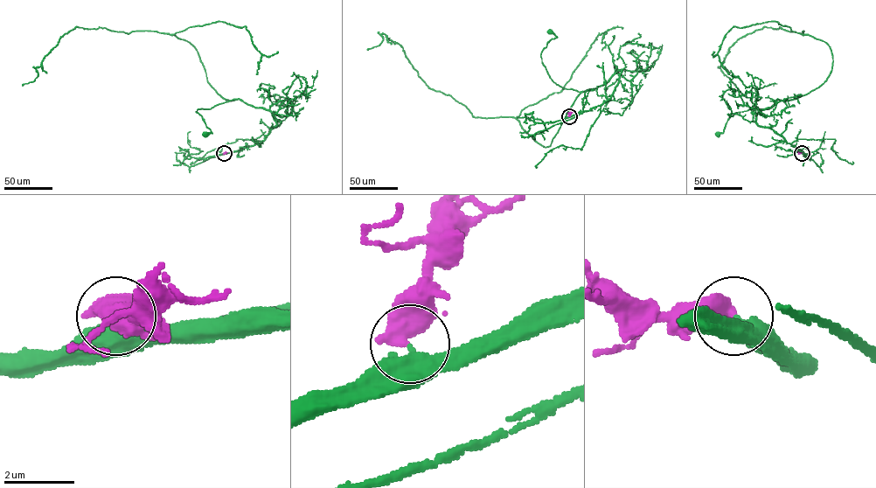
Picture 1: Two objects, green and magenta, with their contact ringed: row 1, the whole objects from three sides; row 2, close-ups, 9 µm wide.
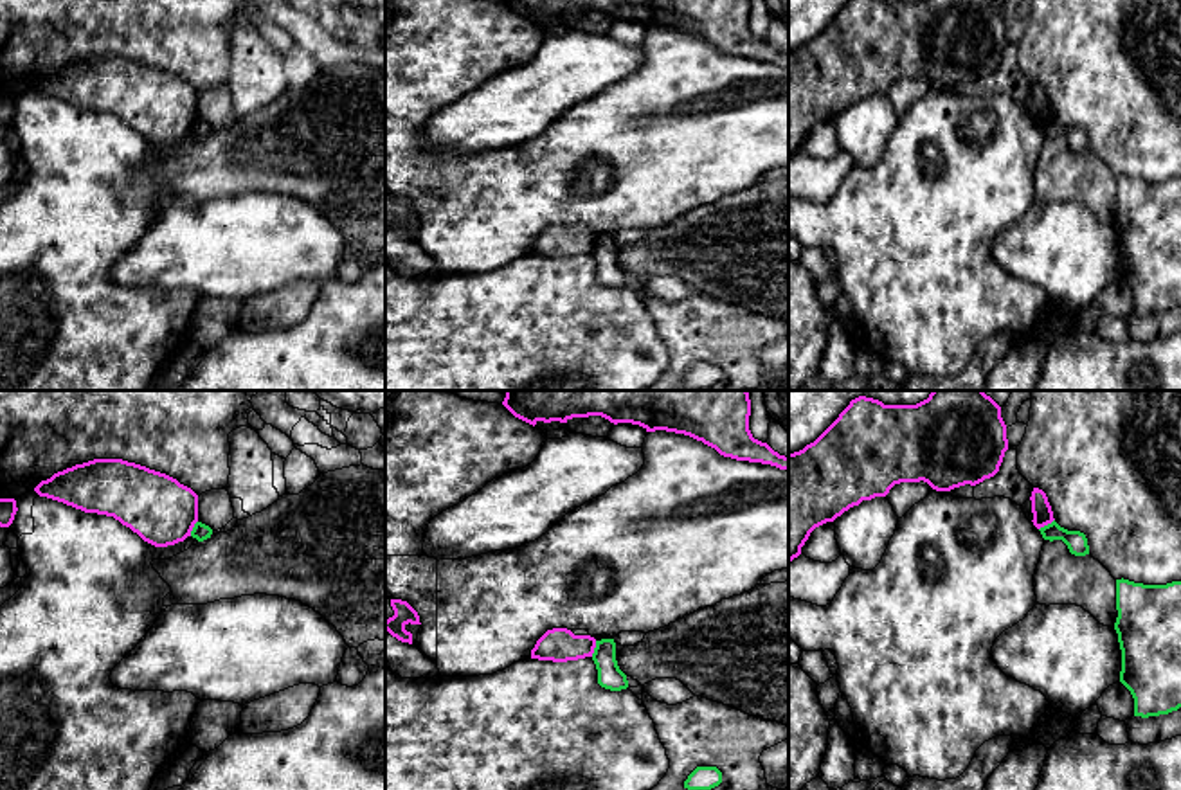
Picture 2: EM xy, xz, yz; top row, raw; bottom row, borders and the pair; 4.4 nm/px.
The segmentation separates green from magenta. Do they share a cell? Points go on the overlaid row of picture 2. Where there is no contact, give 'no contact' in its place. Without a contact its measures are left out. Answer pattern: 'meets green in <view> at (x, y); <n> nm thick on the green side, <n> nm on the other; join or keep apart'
meets green in xz at (595, 648); 110 nm thick on the green side, 160 nm on the other; keep apart

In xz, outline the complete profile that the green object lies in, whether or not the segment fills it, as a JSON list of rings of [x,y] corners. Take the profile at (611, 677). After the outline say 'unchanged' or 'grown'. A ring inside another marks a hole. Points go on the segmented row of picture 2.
[[[614,639],[596,641],[592,660],[598,669],[598,684],[610,691],[621,691],[628,687],[627,675],[619,669],[616,660]]]; unchanged

